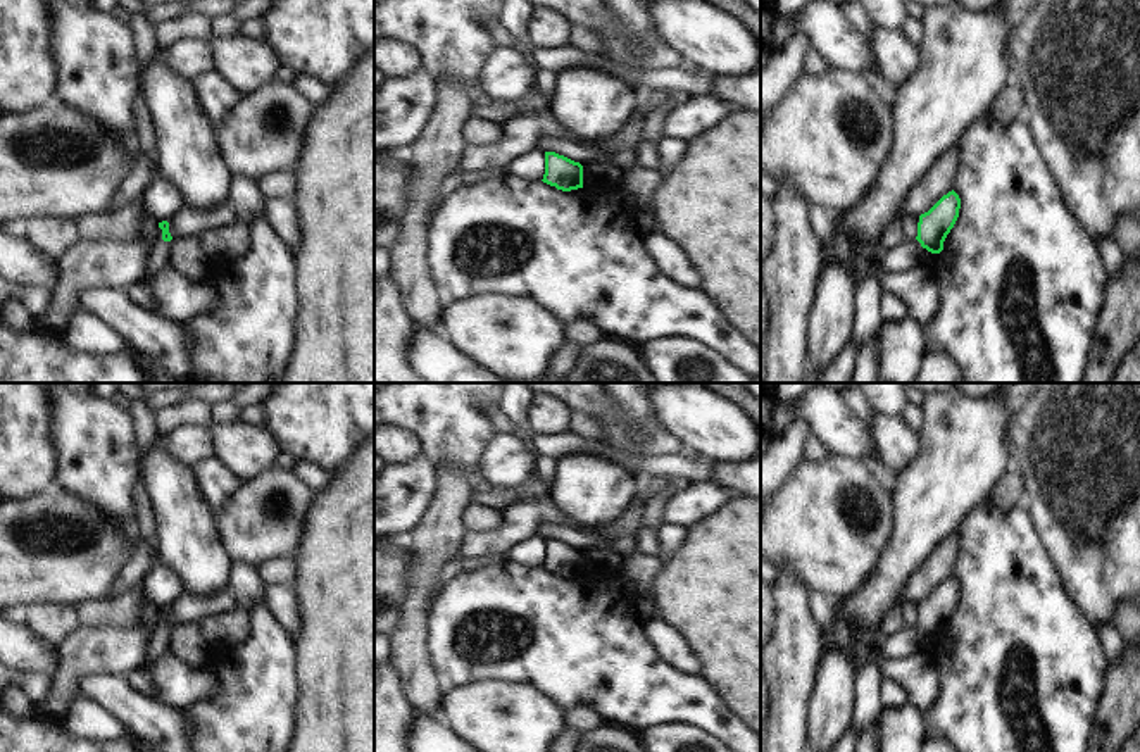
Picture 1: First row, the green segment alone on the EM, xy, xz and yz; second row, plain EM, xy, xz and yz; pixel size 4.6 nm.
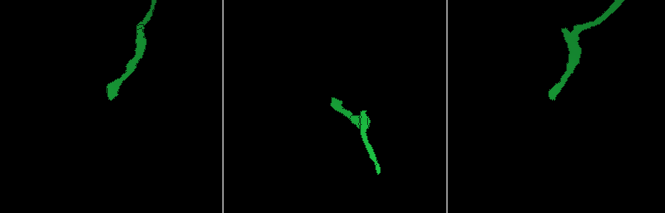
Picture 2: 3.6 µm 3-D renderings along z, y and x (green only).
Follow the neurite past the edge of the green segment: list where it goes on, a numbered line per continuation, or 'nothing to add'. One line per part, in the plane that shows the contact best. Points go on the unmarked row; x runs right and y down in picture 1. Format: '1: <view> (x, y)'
1: xy (156, 647)

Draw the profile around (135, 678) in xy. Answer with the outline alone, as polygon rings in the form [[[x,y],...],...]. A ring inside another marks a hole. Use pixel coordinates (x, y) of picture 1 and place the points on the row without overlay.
[[[131,669],[128,673],[122,673],[121,678],[138,693],[141,693],[147,699],[155,700],[157,693],[148,681],[148,678],[140,669]]]

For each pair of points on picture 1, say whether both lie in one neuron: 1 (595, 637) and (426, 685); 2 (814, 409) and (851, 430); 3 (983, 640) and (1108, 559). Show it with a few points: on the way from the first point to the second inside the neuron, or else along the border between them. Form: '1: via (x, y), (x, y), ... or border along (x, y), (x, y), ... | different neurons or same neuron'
1: border along (425, 644), (442, 694) | different neurons
2: via (823, 411), (842, 430) | same neuron
3: border along (1046, 552), (1064, 592), (1089, 620) | different neurons

